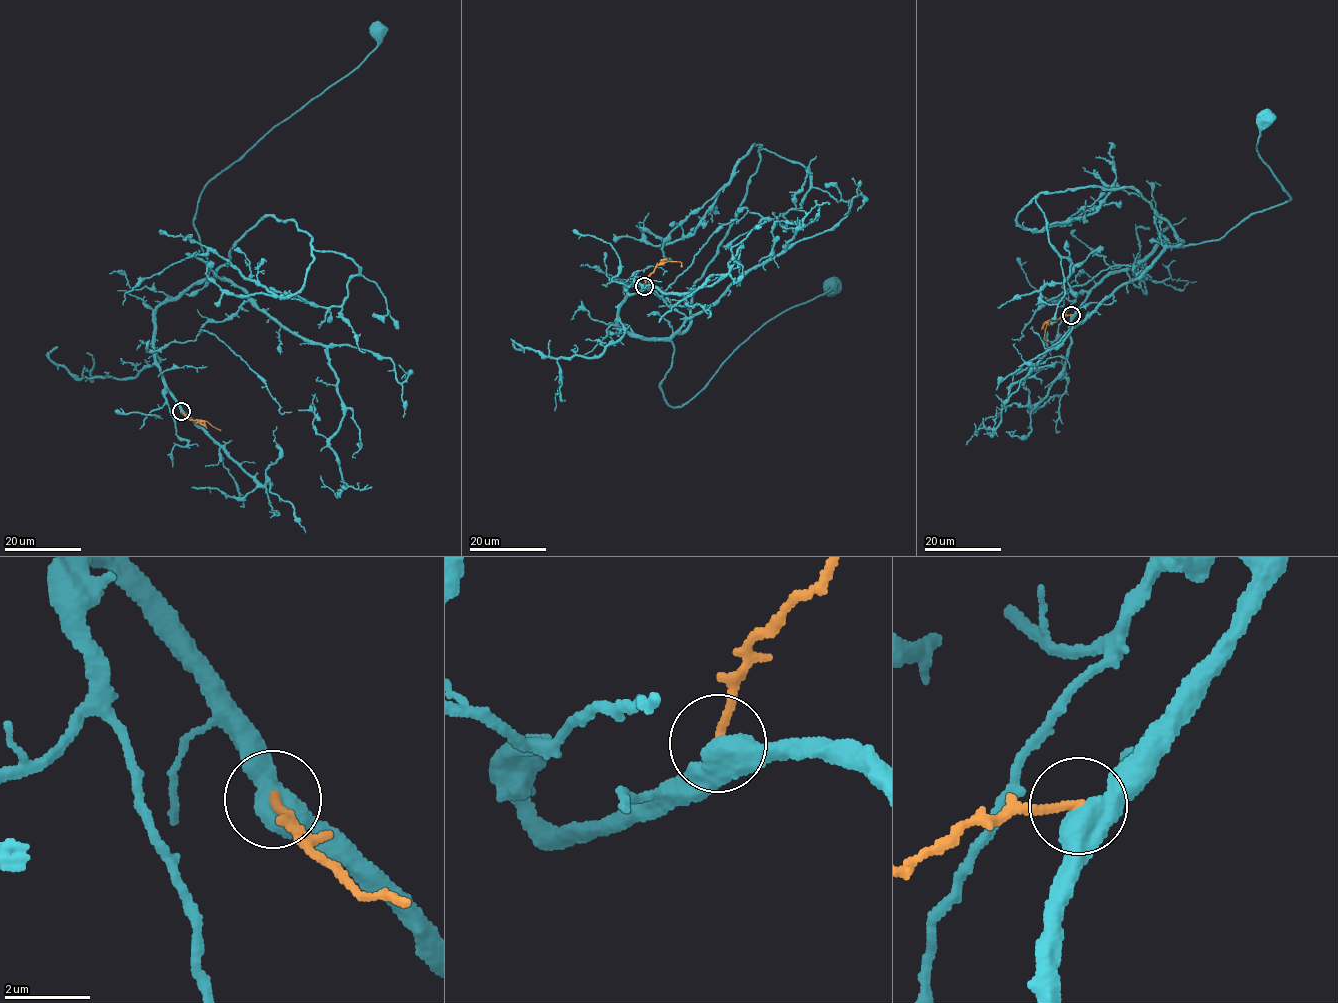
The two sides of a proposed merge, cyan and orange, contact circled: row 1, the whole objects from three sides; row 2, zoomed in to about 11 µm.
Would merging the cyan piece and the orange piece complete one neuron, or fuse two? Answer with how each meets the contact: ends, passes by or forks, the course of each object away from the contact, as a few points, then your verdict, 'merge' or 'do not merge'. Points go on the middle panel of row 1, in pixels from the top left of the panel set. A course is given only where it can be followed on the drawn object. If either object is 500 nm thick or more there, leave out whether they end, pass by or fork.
cyan runs (644, 286), (619, 305), (617, 331), (671, 342), (659, 386), (674, 407), (753, 334), (831, 285); orange runs (644, 286), (646, 277), (658, 264), (669, 261), (680, 262), (681, 267); do not merge

